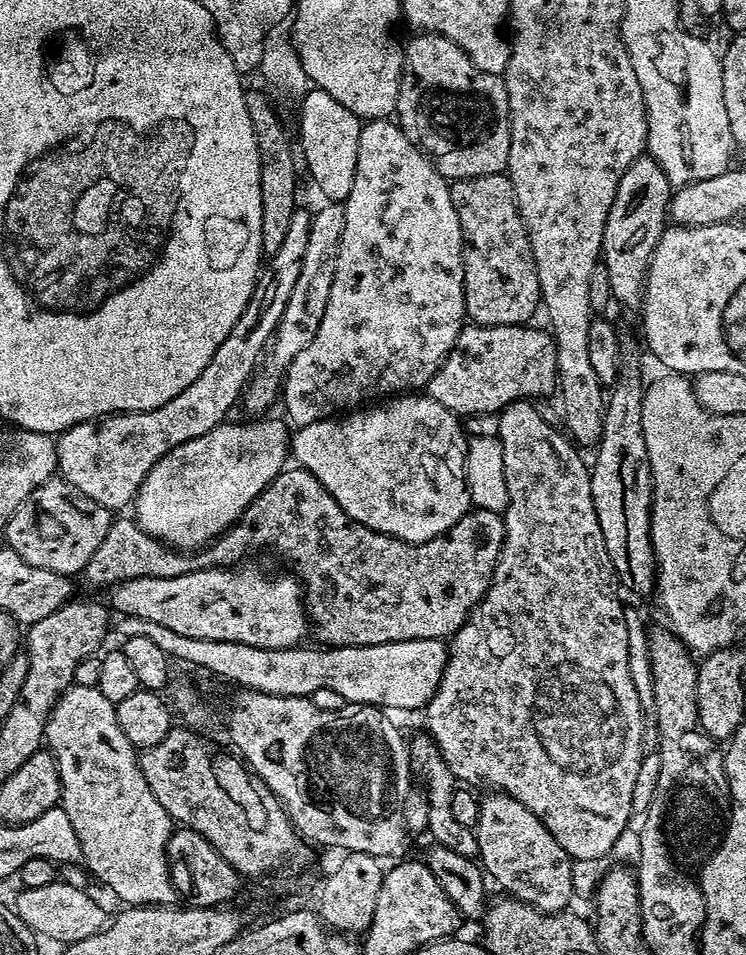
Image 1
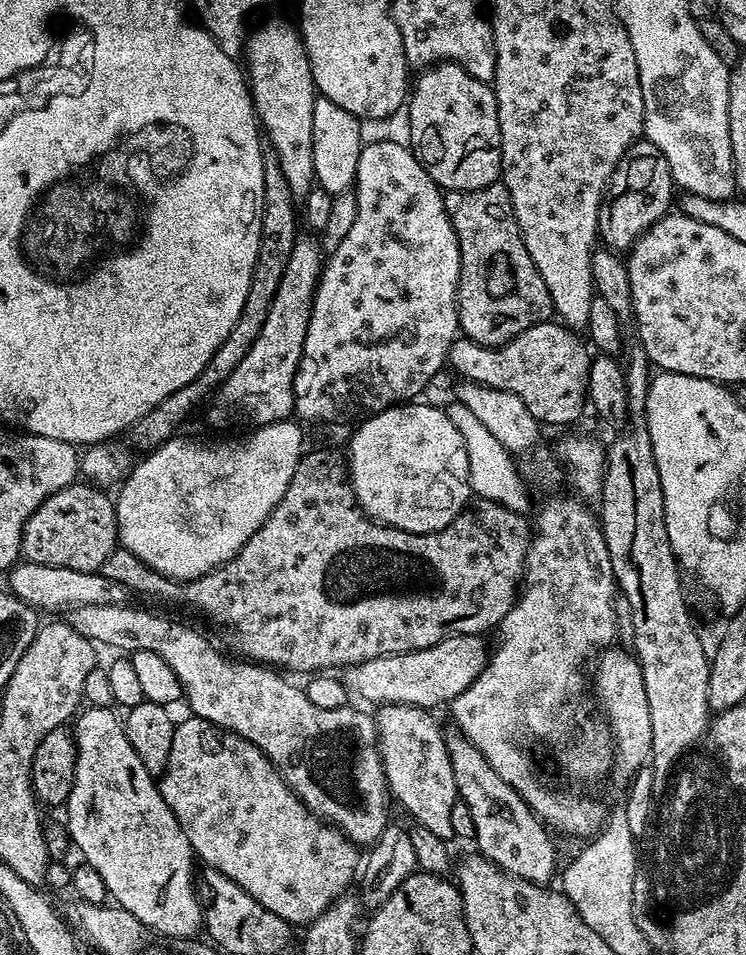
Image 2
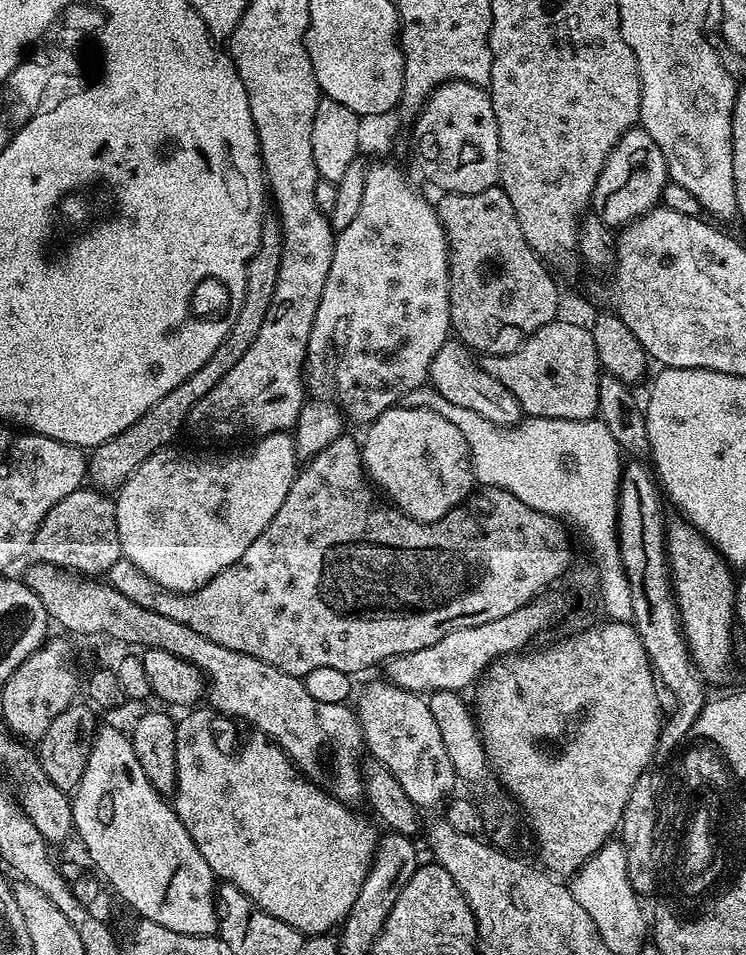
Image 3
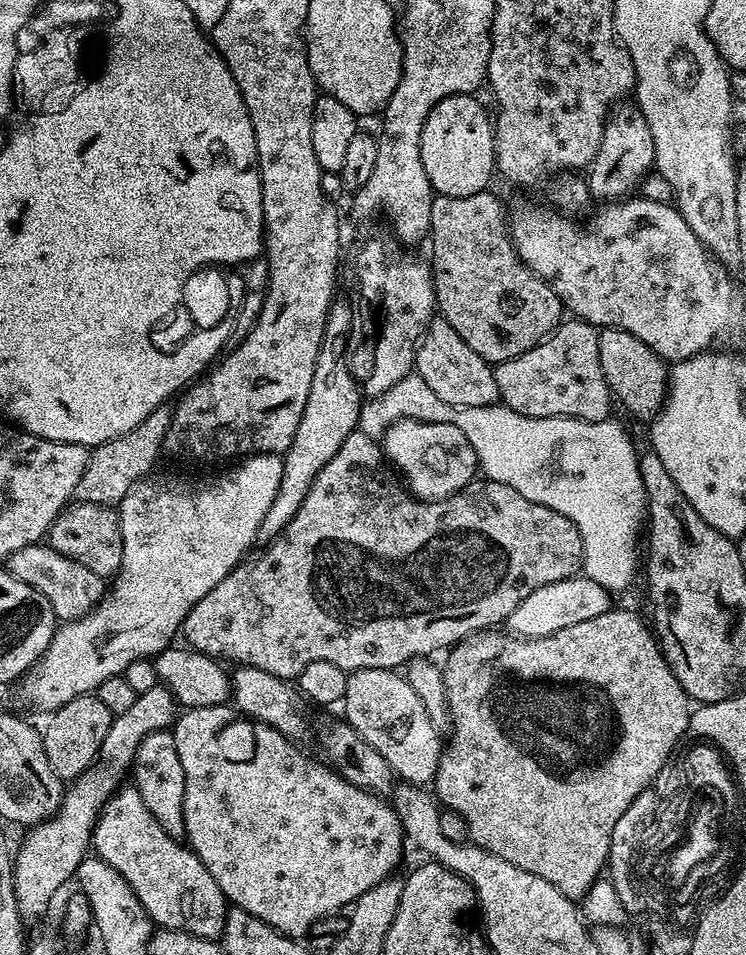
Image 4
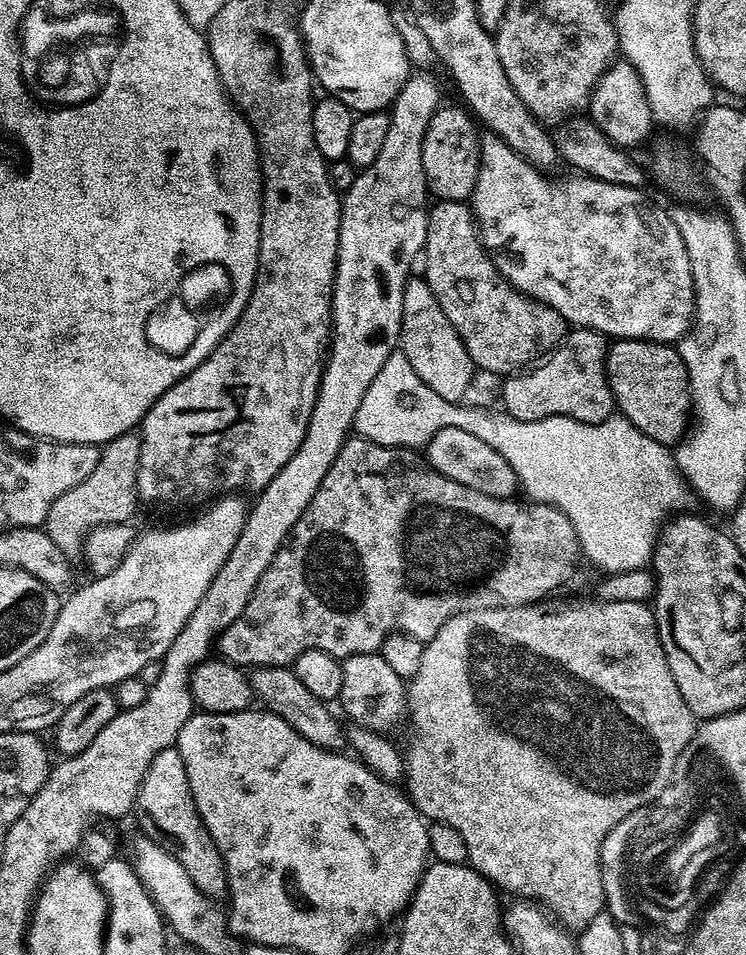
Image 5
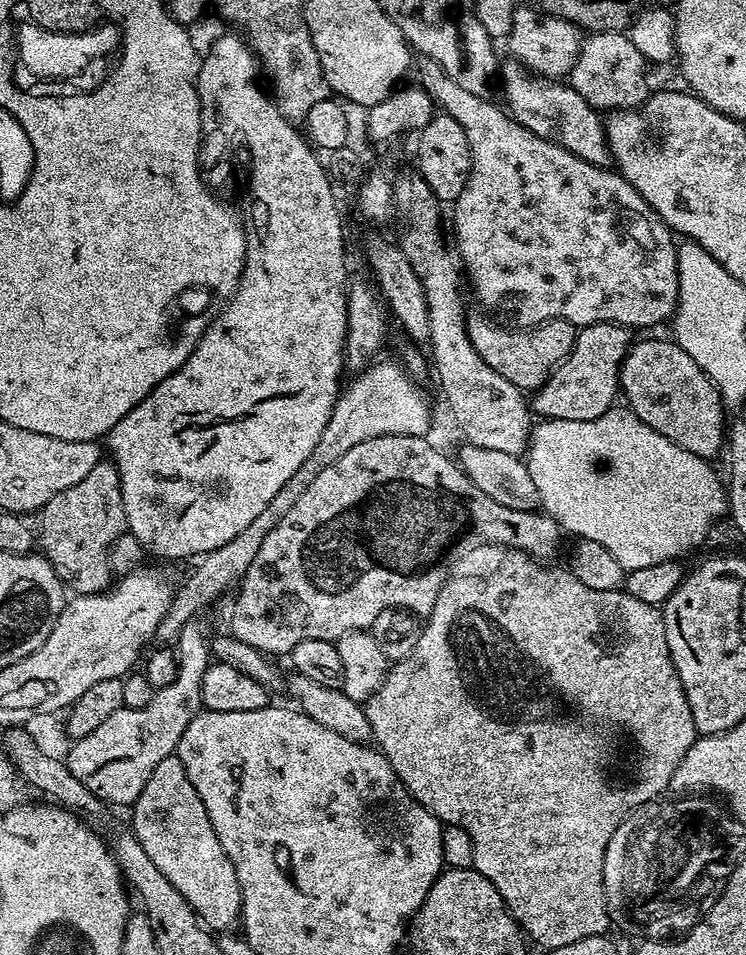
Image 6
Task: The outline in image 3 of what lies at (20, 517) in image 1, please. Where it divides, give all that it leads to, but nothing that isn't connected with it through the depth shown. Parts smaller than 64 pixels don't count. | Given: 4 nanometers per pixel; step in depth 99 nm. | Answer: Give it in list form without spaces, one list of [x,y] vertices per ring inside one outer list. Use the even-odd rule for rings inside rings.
[[[91,486],[66,494],[38,526],[30,552],[43,564],[54,564],[89,578],[103,577],[122,558],[115,499]]]

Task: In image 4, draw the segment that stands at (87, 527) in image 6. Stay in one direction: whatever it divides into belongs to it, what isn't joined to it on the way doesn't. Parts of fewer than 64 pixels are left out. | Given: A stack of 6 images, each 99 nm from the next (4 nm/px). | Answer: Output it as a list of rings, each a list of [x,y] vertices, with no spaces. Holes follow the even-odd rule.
[[[165,406],[155,408],[134,430],[114,438],[110,442],[95,445],[88,453],[86,470],[82,470],[82,478],[78,478],[75,499],[81,504],[119,505],[122,498],[139,480],[145,479],[148,472],[156,464],[160,456],[160,447],[165,447],[168,428],[172,424],[173,409]]]

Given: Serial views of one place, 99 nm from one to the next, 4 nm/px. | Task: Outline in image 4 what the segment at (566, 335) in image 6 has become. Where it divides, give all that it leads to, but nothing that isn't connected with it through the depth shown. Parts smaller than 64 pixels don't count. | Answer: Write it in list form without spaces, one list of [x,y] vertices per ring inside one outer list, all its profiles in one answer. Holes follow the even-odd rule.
[[[492,190],[470,194],[466,198],[436,196],[430,206],[431,240],[432,260],[430,259],[430,267],[432,269],[432,284],[436,287],[436,307],[439,315],[446,322],[450,322],[450,326],[454,326],[454,330],[458,330],[458,338],[462,338],[462,342],[466,342],[466,346],[470,346],[470,350],[474,350],[474,354],[478,354],[482,359],[488,361],[489,364],[495,366],[506,362],[510,358],[518,358],[518,354],[526,354],[526,350],[541,344],[562,323],[562,317],[565,315],[566,309],[560,303],[560,296],[541,276],[534,274],[534,270],[530,270],[522,262],[522,258],[516,252],[516,246],[512,239],[509,217],[506,215],[506,212],[504,216],[504,208],[500,205],[499,198],[492,193]]]

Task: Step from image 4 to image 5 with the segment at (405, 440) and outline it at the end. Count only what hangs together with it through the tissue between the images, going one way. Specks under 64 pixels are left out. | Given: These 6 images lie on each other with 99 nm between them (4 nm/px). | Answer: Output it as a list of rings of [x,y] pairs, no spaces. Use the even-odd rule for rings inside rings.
[[[438,430],[438,434],[434,434],[426,446],[426,459],[435,472],[442,473],[446,478],[454,478],[454,482],[462,482],[462,486],[470,486],[470,490],[478,490],[494,498],[512,498],[517,495],[518,481],[510,462],[506,462],[506,458],[502,458],[494,446],[486,446],[482,438],[466,434],[466,430]]]

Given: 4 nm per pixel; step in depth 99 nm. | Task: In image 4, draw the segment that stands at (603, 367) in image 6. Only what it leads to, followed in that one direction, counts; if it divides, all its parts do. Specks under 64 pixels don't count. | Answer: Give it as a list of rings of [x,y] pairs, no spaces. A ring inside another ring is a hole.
[[[579,318],[565,319],[538,346],[495,365],[492,369],[494,382],[498,382],[499,403],[530,418],[554,418],[568,416],[572,420],[602,422],[613,415],[614,397],[602,374],[602,358],[598,358],[599,331],[594,324],[588,324]]]

